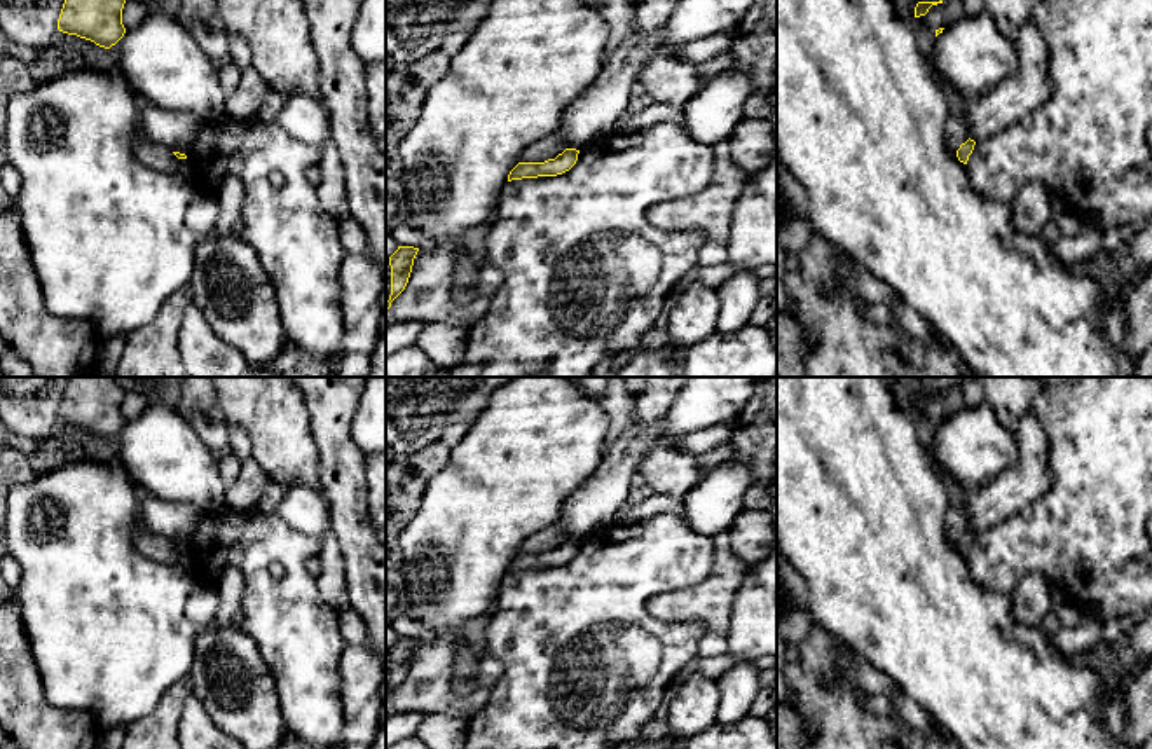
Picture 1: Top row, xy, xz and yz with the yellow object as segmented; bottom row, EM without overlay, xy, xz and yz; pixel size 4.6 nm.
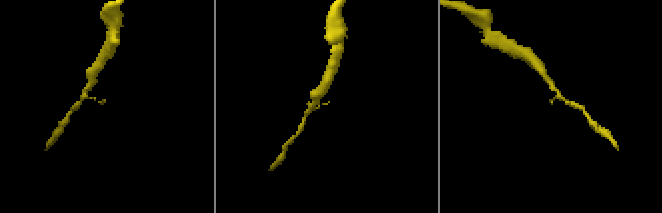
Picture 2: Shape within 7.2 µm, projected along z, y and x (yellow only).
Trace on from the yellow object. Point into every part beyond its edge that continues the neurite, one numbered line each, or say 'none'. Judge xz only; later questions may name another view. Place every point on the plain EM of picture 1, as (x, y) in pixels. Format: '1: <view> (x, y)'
none

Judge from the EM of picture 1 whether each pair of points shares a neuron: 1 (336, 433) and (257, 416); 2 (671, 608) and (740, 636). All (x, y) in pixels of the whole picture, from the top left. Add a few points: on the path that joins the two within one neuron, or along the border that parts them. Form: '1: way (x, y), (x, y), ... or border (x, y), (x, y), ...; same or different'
1: border (302, 395), (320, 468); different
2: border (737, 590), (732, 601), (730, 631), (726, 634); different

